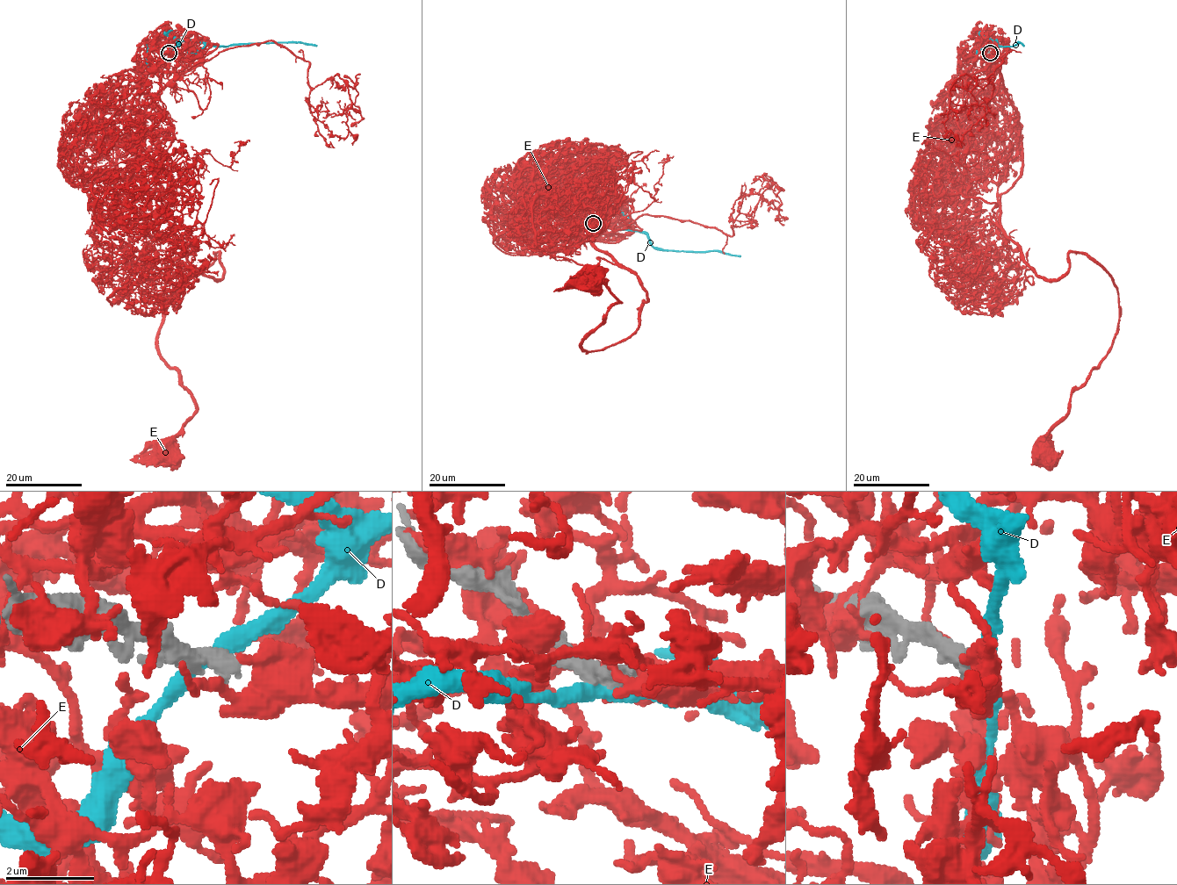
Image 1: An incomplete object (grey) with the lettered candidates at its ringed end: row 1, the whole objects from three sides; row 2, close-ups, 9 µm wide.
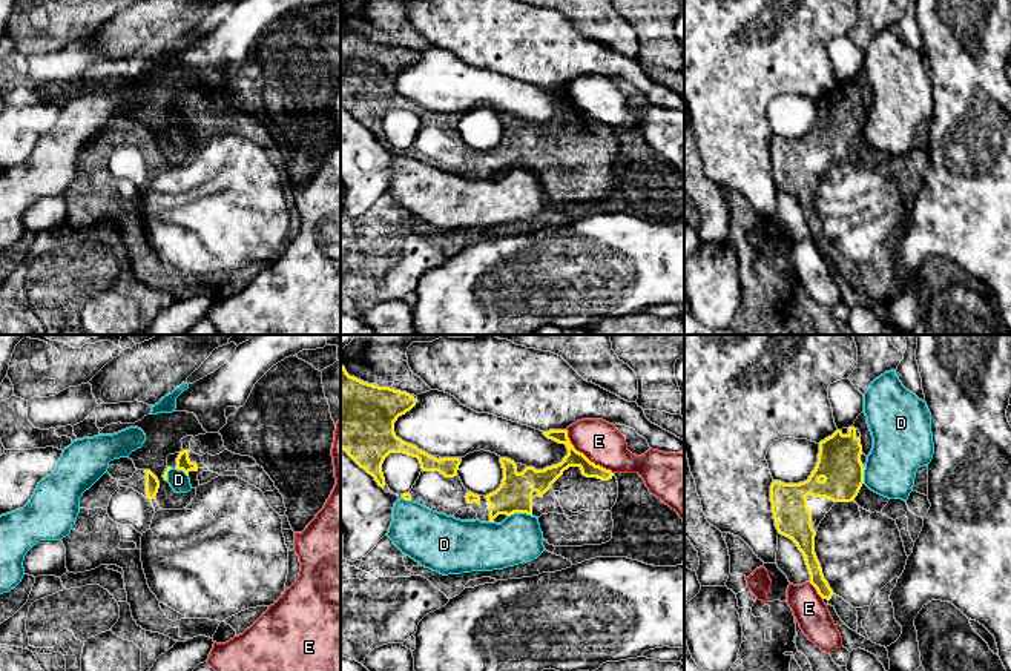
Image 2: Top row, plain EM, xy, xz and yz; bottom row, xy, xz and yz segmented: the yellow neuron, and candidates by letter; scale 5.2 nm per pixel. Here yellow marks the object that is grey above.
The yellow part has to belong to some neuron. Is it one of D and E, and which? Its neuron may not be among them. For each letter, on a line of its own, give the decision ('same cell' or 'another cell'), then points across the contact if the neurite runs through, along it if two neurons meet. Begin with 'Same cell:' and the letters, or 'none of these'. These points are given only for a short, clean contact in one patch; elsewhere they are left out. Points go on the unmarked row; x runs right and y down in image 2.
Same cell: none of these
D: another cell; border along xz (531, 171), (511, 169), (508, 172)
E: another cell

